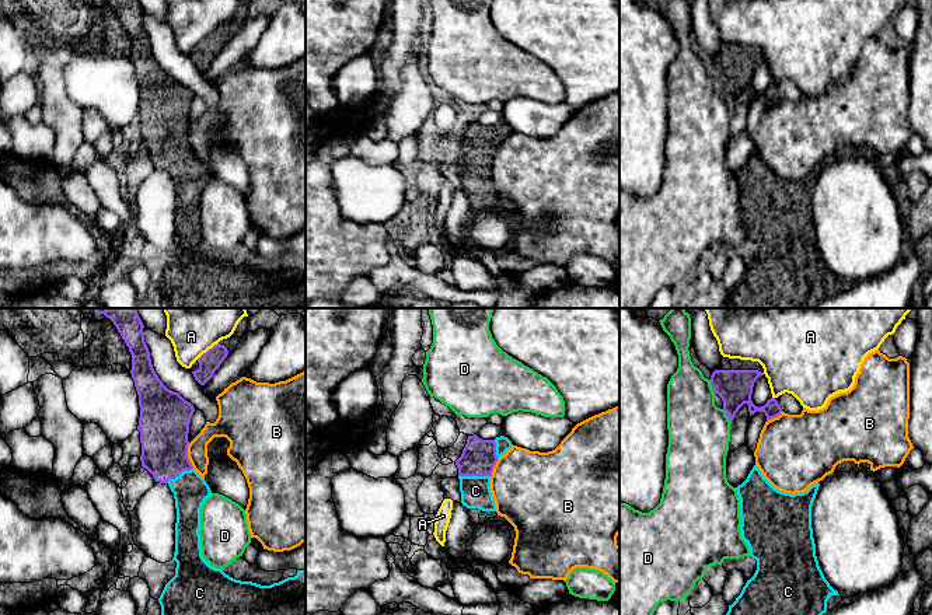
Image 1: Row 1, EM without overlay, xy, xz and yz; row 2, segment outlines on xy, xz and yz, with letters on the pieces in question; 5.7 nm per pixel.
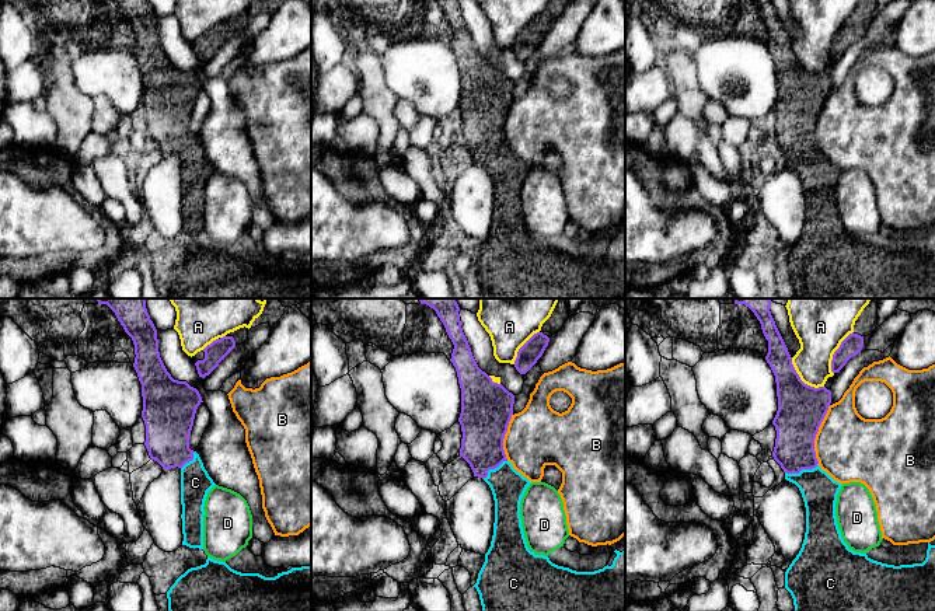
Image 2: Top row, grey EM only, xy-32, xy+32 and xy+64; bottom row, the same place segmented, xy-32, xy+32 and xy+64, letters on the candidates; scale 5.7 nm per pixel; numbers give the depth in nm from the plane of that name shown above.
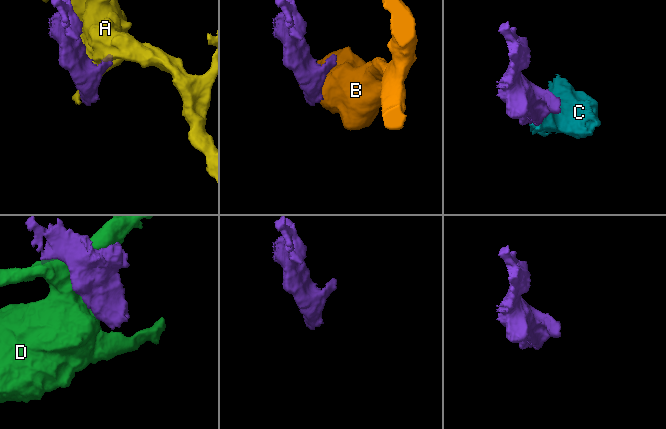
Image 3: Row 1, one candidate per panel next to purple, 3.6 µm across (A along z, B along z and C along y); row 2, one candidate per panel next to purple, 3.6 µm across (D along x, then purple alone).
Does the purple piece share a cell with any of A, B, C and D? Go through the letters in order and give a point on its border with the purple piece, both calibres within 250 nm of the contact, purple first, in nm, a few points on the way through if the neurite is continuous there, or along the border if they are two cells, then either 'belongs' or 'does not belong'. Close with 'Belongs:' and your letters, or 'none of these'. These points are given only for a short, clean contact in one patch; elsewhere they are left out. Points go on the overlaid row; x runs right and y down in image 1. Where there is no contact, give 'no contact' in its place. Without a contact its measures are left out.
A: meets purple in xy at (208, 350); 120 nm thick on the purple side, 420 nm on the other; does not belong
B: meets purple in xy at (187, 455); 280 nm thick on the purple side, 110 nm on the other; border along xy (188, 443), (188, 460), (194, 468); does not belong
C: meets purple in xz at (474, 475); 200 nm thick on the purple side, 180 nm on the other; runs through xz (478, 458), (474, 475), (475, 491); belongs
D: meets purple in yz at (712, 387); 200 nm thick on the purple side, 340 nm on the other; does not belong
Belongs: C

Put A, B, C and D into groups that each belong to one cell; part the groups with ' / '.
A / B / C / D

